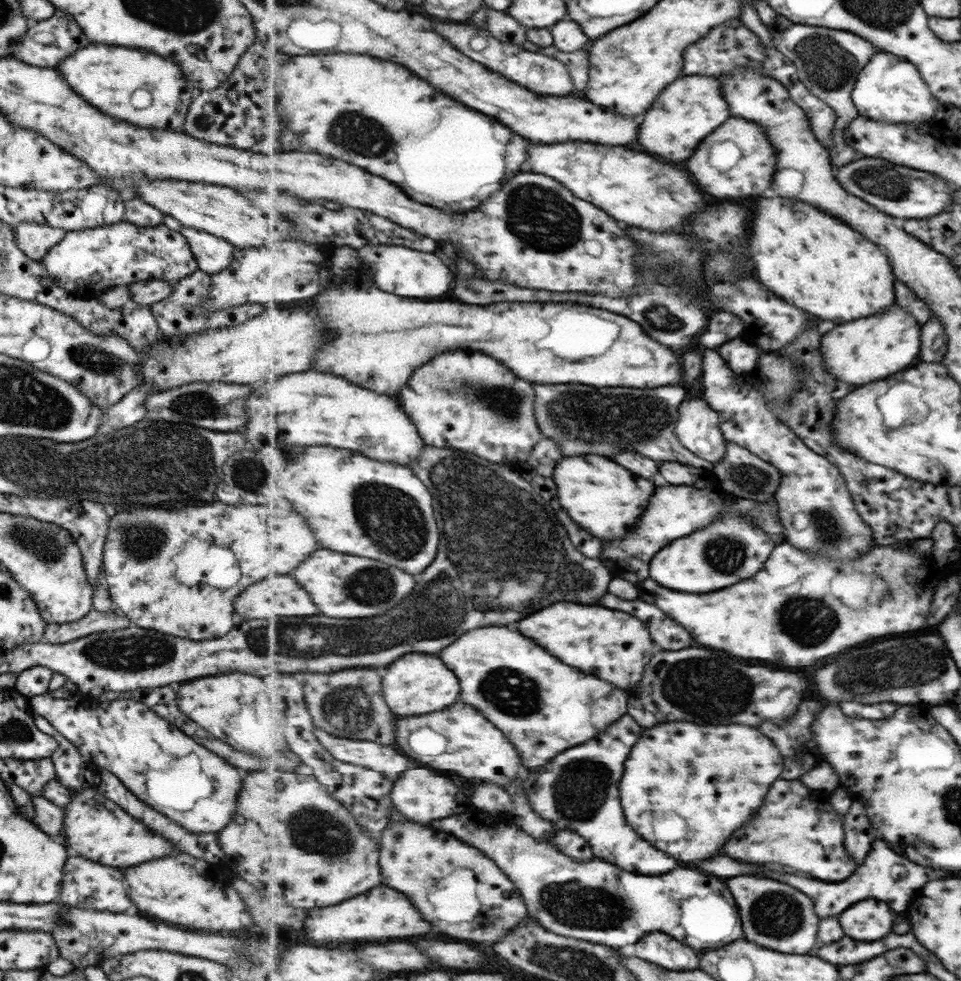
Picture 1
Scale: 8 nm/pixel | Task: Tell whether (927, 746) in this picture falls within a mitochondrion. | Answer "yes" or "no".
no

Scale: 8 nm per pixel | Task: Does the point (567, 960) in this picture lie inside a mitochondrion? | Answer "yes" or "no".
yes

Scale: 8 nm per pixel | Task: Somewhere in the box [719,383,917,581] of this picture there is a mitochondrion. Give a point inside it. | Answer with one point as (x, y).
(751, 478)

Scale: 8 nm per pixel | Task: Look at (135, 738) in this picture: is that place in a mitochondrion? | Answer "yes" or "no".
no

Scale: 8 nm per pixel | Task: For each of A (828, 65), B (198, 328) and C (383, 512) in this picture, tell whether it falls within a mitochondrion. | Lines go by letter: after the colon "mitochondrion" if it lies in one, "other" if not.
A: mitochondrion
B: other
C: mitochondrion

